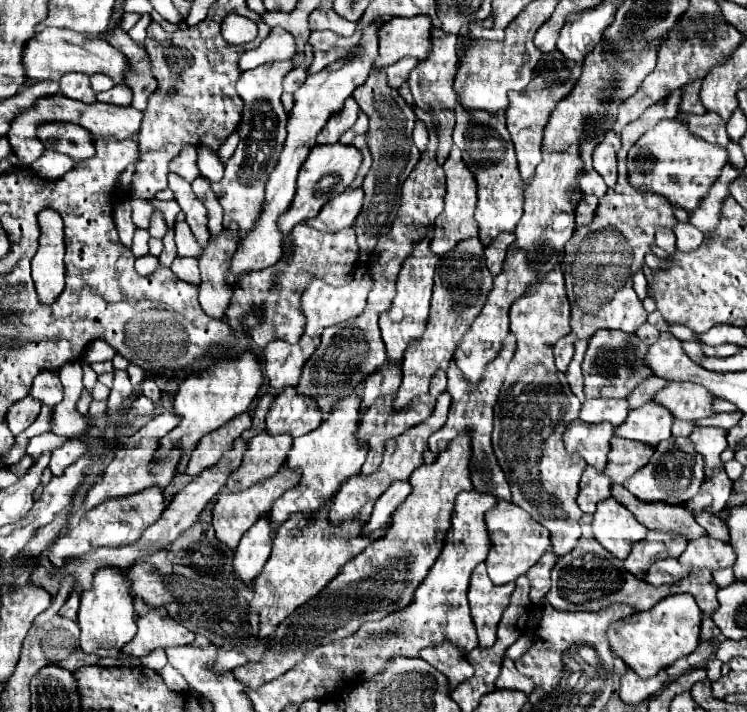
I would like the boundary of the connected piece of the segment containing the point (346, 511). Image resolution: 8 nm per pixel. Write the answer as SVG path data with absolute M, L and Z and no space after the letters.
M444 391L442 395L438 395L434 413L432 413L426 421L422 421L422 423L414 425L412 429L404 431L402 435L398 435L398 437L386 441L386 449L384 449L382 463L380 463L380 467L378 467L374 473L370 473L370 475L358 473L358 475L352 475L350 479L346 479L346 481L342 483L340 491L336 493L334 501L332 501L330 521L338 525L340 521L346 521L346 519L370 519L376 499L378 499L394 481L398 481L398 479L408 479L408 477L412 475L412 471L422 465L422 453L428 449L428 437L430 437L434 431L438 431L438 429L446 423L448 407L450 407L450 395L448 395L448 391Z

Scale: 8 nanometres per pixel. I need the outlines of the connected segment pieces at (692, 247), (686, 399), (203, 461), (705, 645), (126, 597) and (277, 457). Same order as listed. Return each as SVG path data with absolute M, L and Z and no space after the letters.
M678 223L674 227L674 233L676 233L676 249L680 251L696 251L704 239L702 231L698 231L694 225Z
M668 383L654 395L654 403L666 407L674 419L694 421L712 415L710 391L696 383Z
M242 413L242 415L236 415L234 419L230 419L230 423L222 425L220 429L204 435L190 453L186 473L196 477L202 469L212 467L212 463L218 463L222 453L232 447L232 441L238 439L246 429L250 429L250 425L252 425L250 413Z
M702 641L702 643L698 645L698 649L696 649L694 653L688 655L688 663L690 663L690 667L692 667L692 669L700 669L700 667L704 667L706 661L712 657L712 653L714 653L714 645L712 645L710 641Z
M104 567L94 573L92 587L82 593L80 609L78 609L78 627L82 629L80 647L84 653L94 653L98 657L120 655L120 649L134 639L136 635L136 619L132 609L132 587L128 583L126 571L116 567Z
M262 431L252 437L248 441L240 467L234 469L228 477L228 491L244 491L246 487L258 483L258 479L274 475L286 463L290 447L292 437L288 433L270 435L268 431Z

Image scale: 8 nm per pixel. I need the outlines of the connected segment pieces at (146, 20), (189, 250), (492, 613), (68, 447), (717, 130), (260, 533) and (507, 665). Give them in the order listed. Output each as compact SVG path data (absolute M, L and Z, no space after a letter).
M144 14L141 16L140 20L136 25L129 30L129 35L132 39L139 45L143 45L147 36L147 28L151 23L151 17L149 14Z
M186 221L176 223L174 231L176 231L178 255L182 255L182 257L198 257L198 255L202 255L202 249L196 243L196 239L194 239L194 235L192 235L192 231L190 231L190 227L188 227Z
M480 563L472 571L468 601L470 613L478 631L480 647L492 647L496 641L496 627L502 619L504 609L510 603L510 595L514 591L514 583L508 585L494 585L486 573L486 565Z
M68 439L60 449L52 453L52 459L50 459L52 475L62 475L66 467L76 463L84 455L84 451L86 451L86 443L82 439Z
M680 113L678 117L682 121L686 119L690 132L694 135L701 137L708 143L727 147L729 137L726 131L726 121L716 117L716 113L706 113L704 115Z
M270 513L262 515L250 531L240 539L240 545L234 555L234 571L238 579L252 581L264 567L270 551L272 551L272 539L274 529L270 523Z
M506 657L502 661L502 671L500 675L496 677L496 689L516 689L516 691L522 691L522 693L530 693L534 683L530 683L530 679L526 679L524 675L520 675L514 667L514 661L510 657Z

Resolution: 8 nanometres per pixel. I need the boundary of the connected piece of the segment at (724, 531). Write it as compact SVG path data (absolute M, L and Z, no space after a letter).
M696 513L694 519L708 531L710 537L720 539L722 543L728 543L728 541L730 541L728 527L718 519L718 515L712 515L712 513Z

